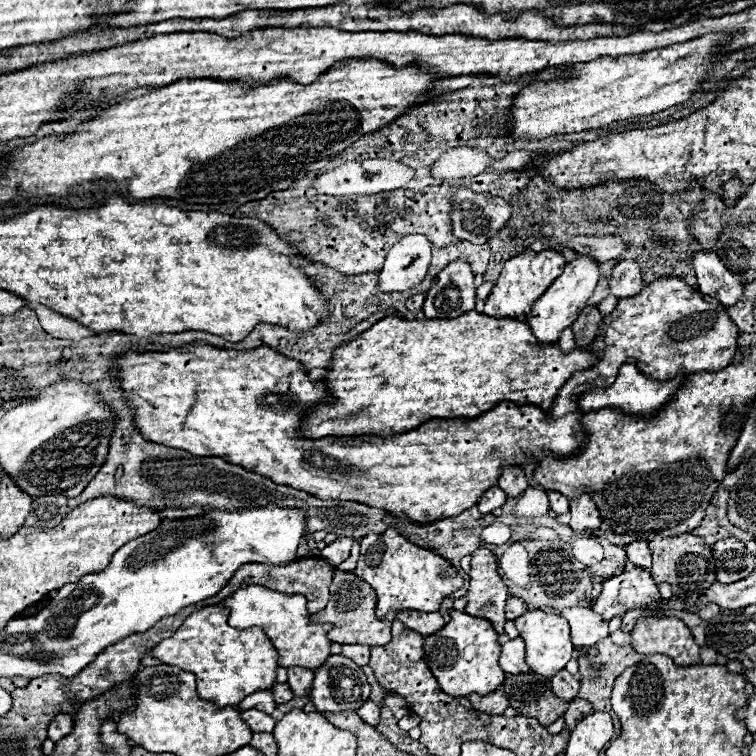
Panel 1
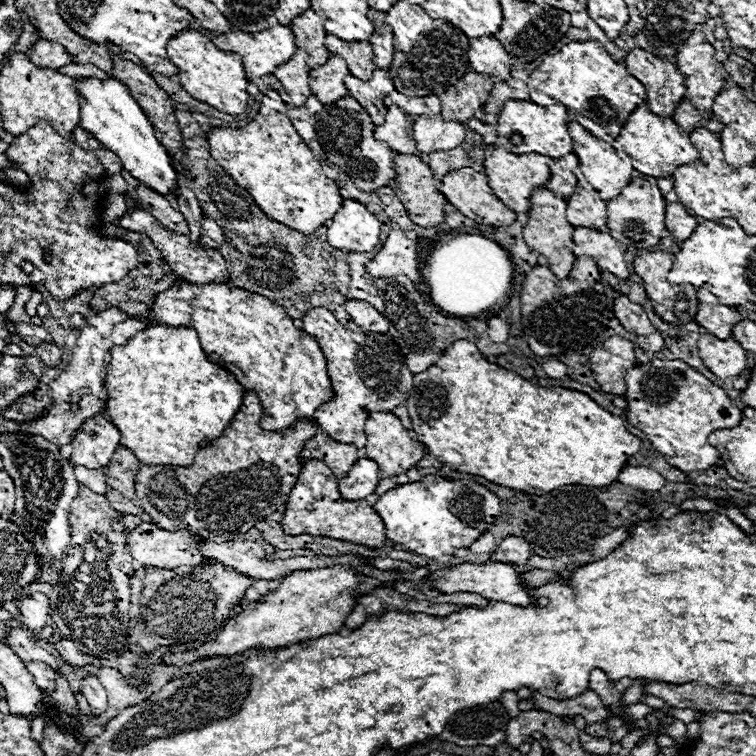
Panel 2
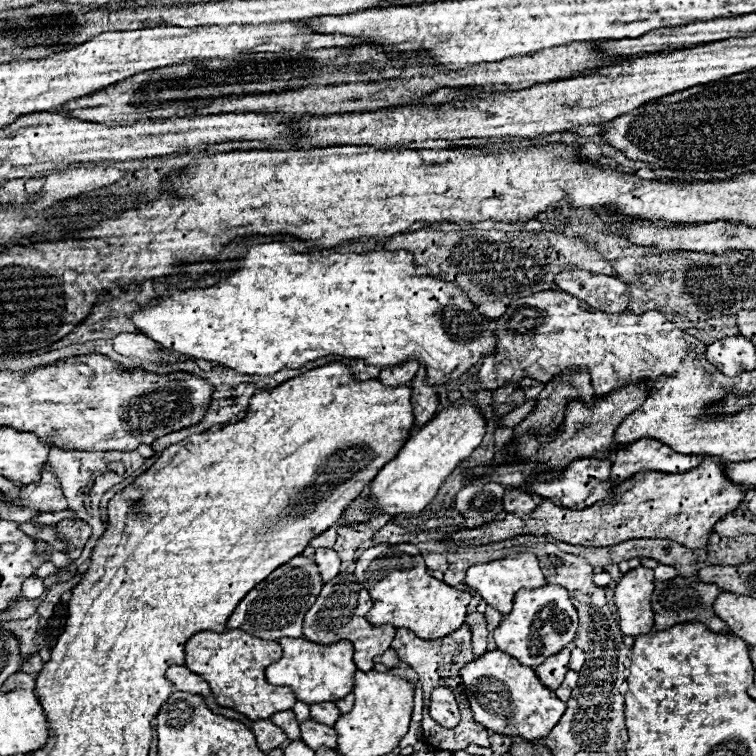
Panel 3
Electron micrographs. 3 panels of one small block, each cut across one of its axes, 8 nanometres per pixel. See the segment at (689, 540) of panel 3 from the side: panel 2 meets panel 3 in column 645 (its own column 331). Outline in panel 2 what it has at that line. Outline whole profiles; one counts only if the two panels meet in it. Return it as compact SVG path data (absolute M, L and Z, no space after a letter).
M310 460L302 466L296 486L292 488L282 518L282 530L290 536L308 532L310 536L354 540L354 544L366 544L370 548L382 548L386 544L384 522L366 500L342 500L338 492L338 478L320 460Z

